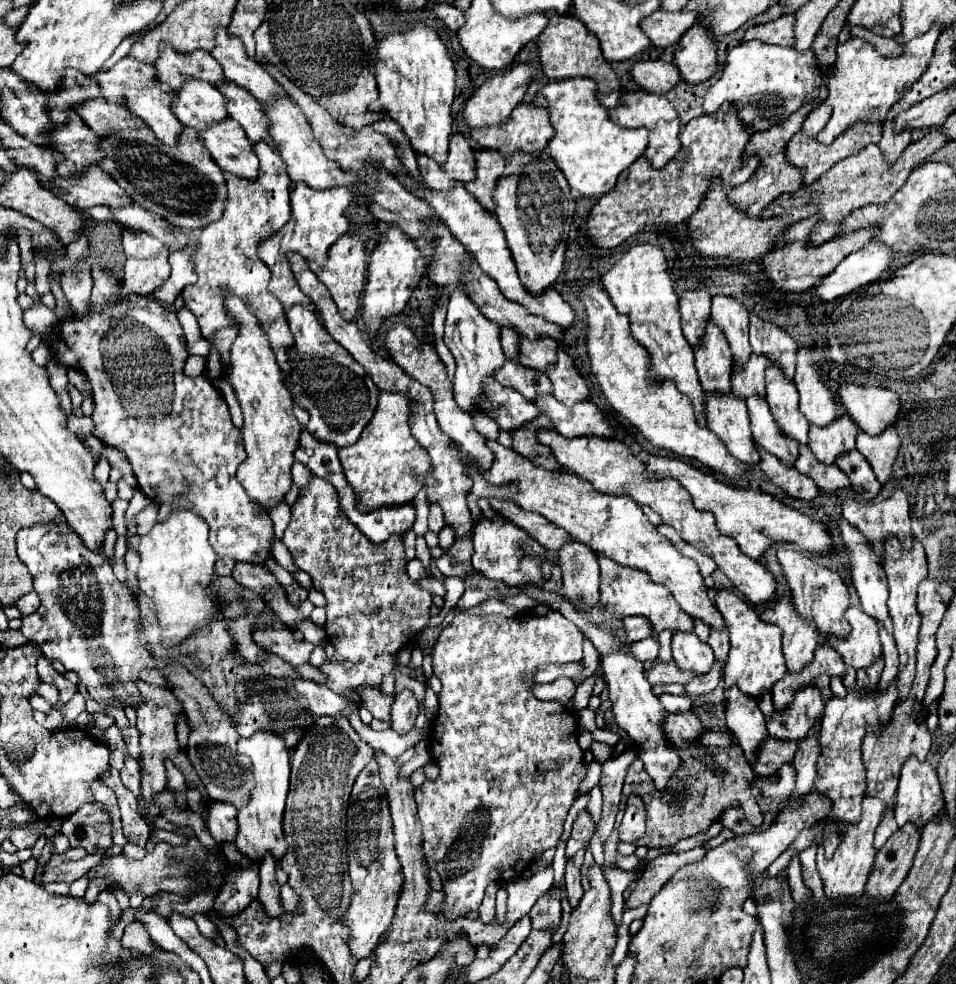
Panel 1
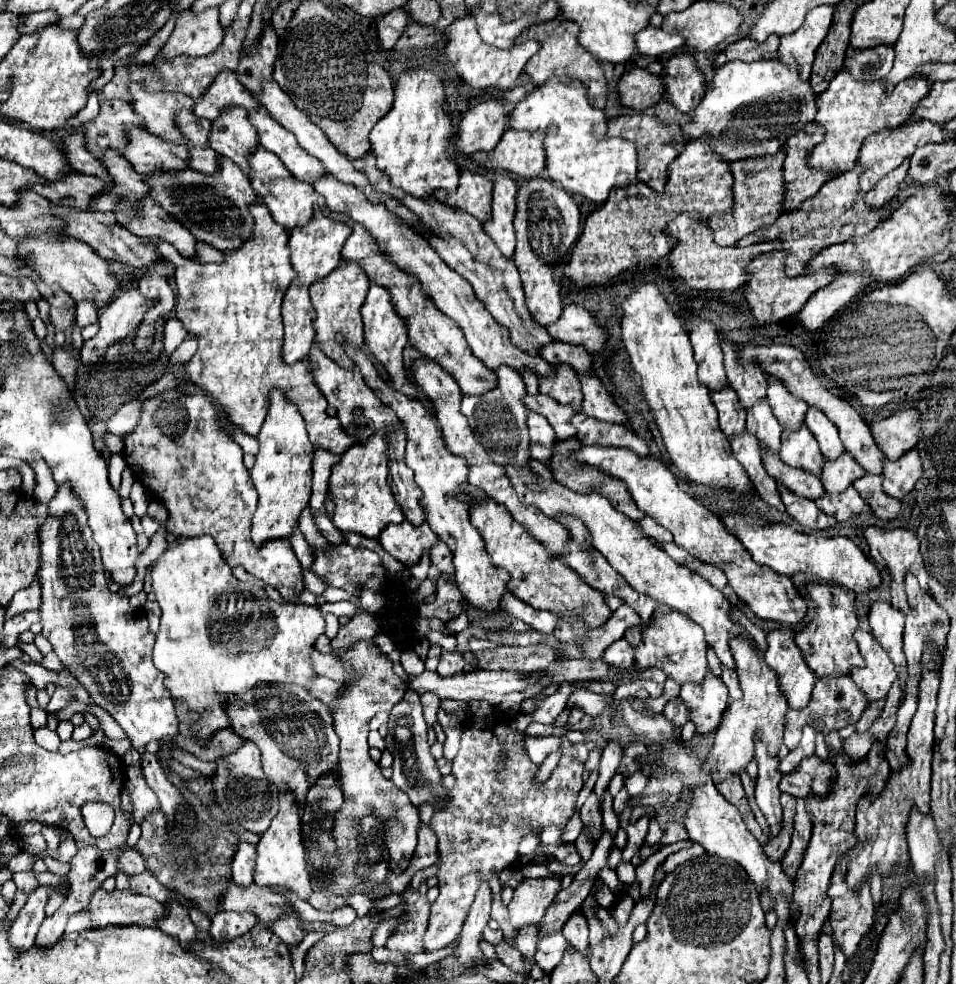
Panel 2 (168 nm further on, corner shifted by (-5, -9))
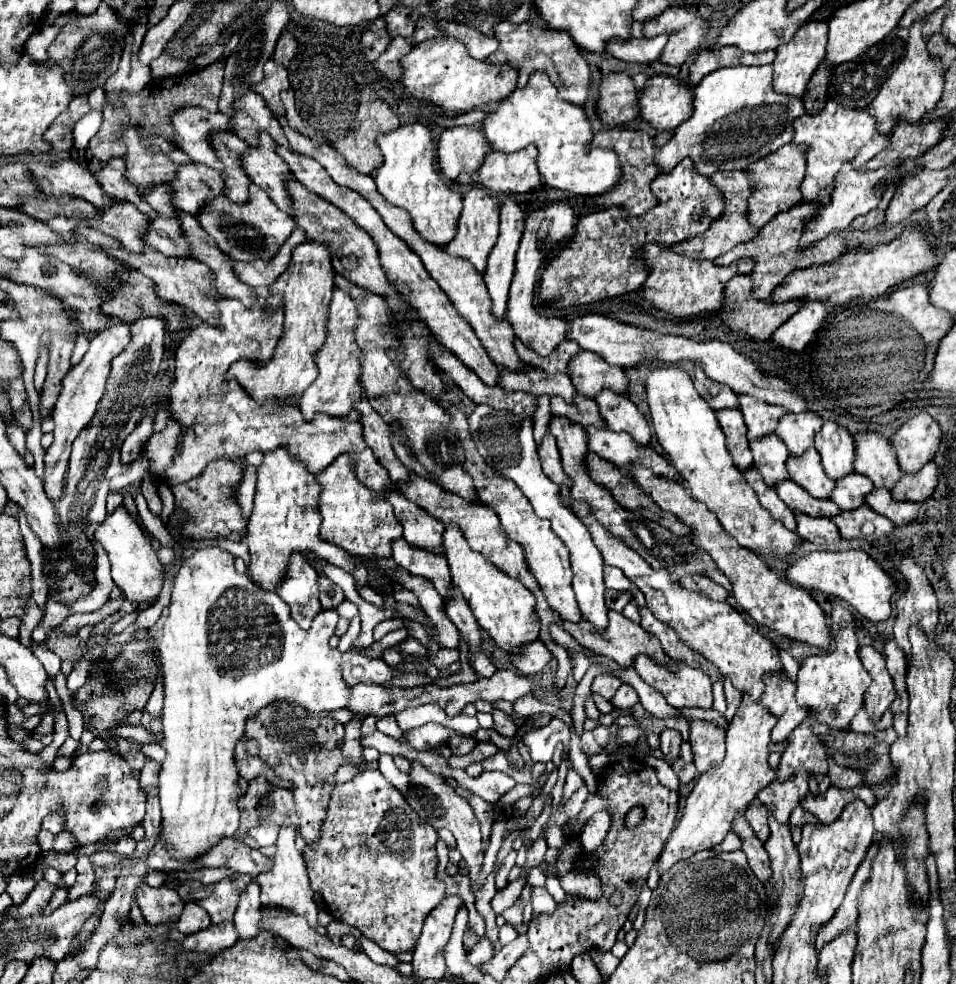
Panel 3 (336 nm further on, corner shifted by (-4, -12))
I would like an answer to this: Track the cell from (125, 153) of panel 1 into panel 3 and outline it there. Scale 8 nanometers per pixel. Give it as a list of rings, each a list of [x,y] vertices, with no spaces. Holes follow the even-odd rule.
[[[249,184],[249,200],[245,204],[231,202],[227,196],[215,196],[203,204],[195,218],[229,258],[241,262],[253,262],[257,258],[271,260],[293,230],[293,220],[289,220],[289,214],[281,212],[255,184]]]

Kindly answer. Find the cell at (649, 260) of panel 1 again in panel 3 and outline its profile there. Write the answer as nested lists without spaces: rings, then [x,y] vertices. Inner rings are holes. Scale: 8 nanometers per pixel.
[[[679,364],[651,366],[647,372],[647,404],[651,410],[653,428],[661,448],[669,454],[671,464],[681,474],[681,484],[687,494],[705,504],[721,522],[721,526],[743,546],[761,550],[763,554],[785,556],[793,552],[799,536],[777,522],[757,500],[757,494],[733,464],[725,446],[725,434],[715,418],[715,412],[693,388],[693,380]]]

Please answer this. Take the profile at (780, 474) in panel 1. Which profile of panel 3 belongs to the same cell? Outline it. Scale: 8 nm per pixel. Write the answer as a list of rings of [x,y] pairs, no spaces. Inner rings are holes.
[[[795,512],[795,518],[797,518],[797,534],[813,544],[833,546],[841,538],[837,532],[837,526],[829,518],[823,518],[823,516],[813,518],[803,512]]]

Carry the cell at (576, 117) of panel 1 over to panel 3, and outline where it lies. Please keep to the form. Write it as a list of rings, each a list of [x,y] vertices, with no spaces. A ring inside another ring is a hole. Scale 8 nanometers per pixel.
[[[535,72],[525,88],[517,88],[495,112],[489,112],[483,120],[483,132],[493,150],[515,152],[527,144],[535,144],[539,150],[539,172],[551,188],[583,196],[603,196],[623,178],[615,150],[591,146],[593,130],[585,110],[561,100],[545,72]]]

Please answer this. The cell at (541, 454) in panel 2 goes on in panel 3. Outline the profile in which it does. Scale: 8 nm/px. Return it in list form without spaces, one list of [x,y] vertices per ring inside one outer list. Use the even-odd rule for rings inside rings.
[[[547,432],[539,444],[539,458],[541,458],[541,464],[543,464],[543,472],[547,474],[547,478],[555,484],[563,484],[563,486],[569,486],[569,478],[565,476],[563,468],[561,468],[561,456],[559,456],[559,450],[557,450],[557,444],[553,440],[553,434]]]

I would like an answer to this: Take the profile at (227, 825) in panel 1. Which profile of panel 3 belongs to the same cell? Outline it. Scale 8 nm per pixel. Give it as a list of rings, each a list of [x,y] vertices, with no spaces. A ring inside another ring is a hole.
[[[251,880],[247,884],[247,888],[241,892],[237,912],[233,916],[239,938],[249,938],[249,936],[255,936],[257,932],[261,932],[259,930],[259,916],[261,916],[259,910],[261,910],[259,884],[257,884],[257,880]]]

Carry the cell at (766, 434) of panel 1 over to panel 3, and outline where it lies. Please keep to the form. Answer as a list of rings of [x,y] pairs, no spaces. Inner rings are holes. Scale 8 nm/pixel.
[[[793,480],[777,482],[775,492],[791,510],[801,510],[809,516],[833,516],[839,512],[837,504],[833,504],[833,500],[813,498],[809,492],[805,492],[805,488],[795,484]]]

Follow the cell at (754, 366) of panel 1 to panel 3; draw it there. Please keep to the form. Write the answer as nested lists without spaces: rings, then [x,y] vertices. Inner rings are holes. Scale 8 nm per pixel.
[[[775,432],[761,436],[757,440],[751,440],[749,448],[753,452],[755,466],[761,470],[763,480],[769,486],[777,484],[777,480],[789,478],[787,468],[785,468],[785,460],[789,456],[789,450],[787,450],[785,442]]]

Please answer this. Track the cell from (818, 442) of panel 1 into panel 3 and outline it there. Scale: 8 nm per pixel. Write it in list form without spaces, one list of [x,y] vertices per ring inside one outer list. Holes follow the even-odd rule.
[[[849,472],[847,476],[843,476],[835,482],[835,488],[831,492],[831,500],[841,510],[853,510],[863,504],[865,496],[871,490],[873,490],[873,482],[867,476],[861,476],[857,472]]]

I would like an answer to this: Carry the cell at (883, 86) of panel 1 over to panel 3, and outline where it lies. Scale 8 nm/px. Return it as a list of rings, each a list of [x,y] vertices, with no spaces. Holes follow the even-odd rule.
[[[829,100],[817,116],[803,114],[795,120],[795,138],[793,144],[807,144],[807,172],[801,184],[803,202],[817,200],[827,204],[835,188],[835,178],[843,162],[853,162],[855,168],[869,162],[875,154],[889,146],[891,134],[879,134],[875,118],[869,114],[869,108],[845,108],[835,100]]]

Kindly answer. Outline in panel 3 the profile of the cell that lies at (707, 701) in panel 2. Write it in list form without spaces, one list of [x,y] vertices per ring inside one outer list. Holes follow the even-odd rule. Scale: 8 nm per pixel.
[[[693,720],[689,724],[689,742],[699,774],[705,772],[705,768],[719,764],[721,756],[725,756],[725,734],[727,730],[723,726],[709,720]]]

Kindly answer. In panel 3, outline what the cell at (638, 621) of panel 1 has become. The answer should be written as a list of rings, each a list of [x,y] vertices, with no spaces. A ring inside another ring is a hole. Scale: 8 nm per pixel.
[[[599,674],[599,676],[593,680],[591,690],[597,692],[597,694],[601,694],[601,696],[605,696],[607,700],[611,700],[613,692],[617,692],[617,688],[619,688],[621,684],[623,684],[621,678],[615,676],[615,674]]]

